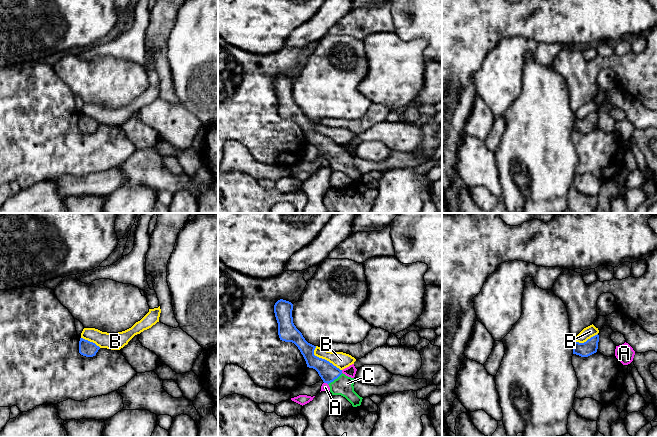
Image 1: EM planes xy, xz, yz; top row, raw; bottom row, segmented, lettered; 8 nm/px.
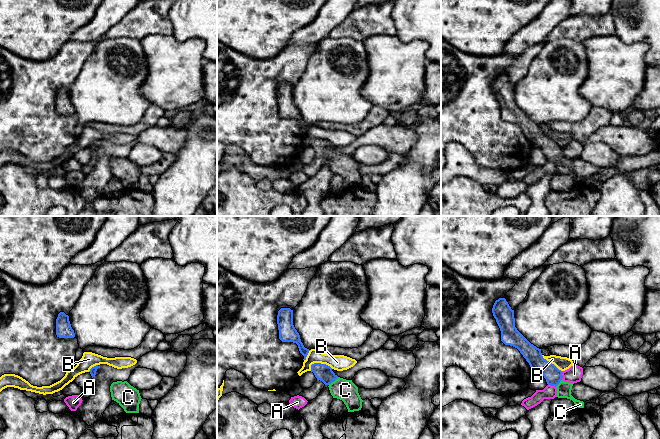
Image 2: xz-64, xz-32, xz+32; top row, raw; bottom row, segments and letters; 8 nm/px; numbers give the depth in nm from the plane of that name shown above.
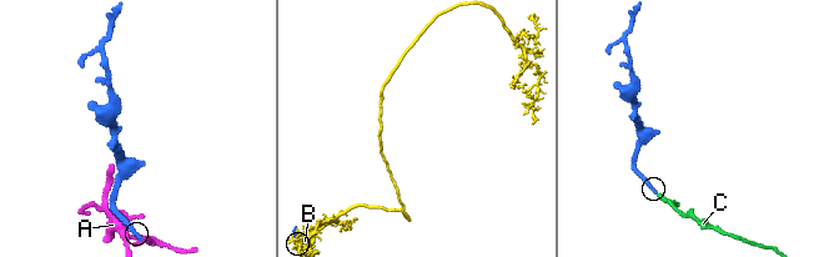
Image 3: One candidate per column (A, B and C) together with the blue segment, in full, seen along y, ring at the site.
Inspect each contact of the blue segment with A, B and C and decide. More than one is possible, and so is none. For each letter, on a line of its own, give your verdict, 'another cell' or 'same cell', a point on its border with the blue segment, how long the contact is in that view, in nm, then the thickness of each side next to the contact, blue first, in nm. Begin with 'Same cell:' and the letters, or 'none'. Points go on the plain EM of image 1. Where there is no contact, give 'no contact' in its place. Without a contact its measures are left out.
Same cell: C
A: another cell; contact xz (326, 158); length 40 nm; calibres 150 and 60 nm
B: another cell; contact xz (324, 135); length 300 nm; calibres 150 and 130 nm
C: same cell; contact xz (335, 154); length 150 nm; calibres 150 and 160 nm

